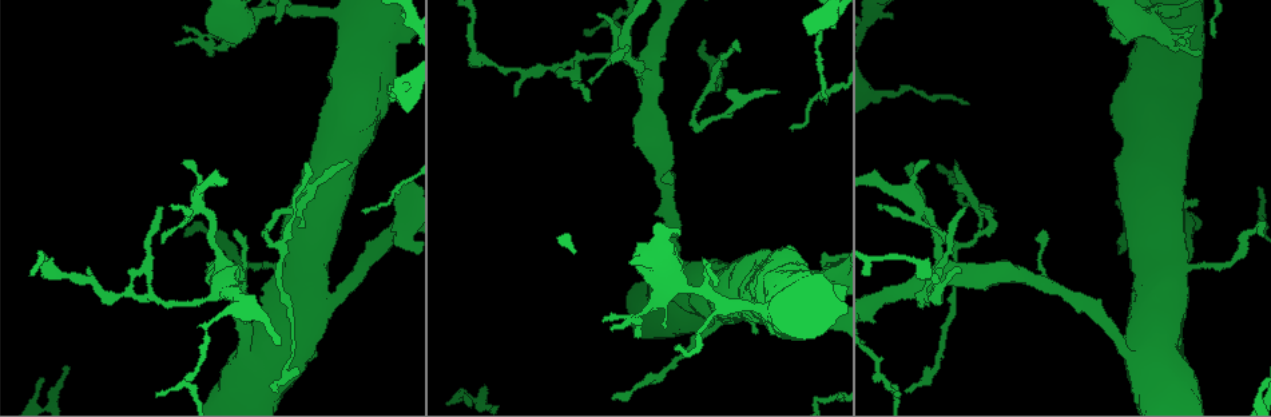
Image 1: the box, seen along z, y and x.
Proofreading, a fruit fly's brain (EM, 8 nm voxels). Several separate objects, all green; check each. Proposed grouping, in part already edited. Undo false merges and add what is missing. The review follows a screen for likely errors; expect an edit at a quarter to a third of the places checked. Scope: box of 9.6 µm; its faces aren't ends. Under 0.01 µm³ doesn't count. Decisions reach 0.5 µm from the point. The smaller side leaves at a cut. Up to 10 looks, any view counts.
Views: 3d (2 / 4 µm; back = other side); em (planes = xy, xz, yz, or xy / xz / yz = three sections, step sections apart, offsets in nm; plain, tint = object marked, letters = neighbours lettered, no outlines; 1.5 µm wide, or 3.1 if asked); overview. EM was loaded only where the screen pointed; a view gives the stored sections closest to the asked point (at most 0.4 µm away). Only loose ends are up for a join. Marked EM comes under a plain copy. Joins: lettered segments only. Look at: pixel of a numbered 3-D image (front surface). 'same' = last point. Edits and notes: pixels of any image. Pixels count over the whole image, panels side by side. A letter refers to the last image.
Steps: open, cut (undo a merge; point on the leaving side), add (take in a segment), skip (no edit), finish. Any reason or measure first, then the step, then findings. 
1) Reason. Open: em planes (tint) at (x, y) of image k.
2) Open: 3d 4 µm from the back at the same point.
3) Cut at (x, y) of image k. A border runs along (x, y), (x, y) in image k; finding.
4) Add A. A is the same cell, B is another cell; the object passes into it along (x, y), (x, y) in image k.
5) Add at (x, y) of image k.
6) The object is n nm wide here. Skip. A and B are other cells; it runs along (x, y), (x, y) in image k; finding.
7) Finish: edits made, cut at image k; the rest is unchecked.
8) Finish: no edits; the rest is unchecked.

Three-way junction. Open: em planes (letters) at (710, 88) of image 1.

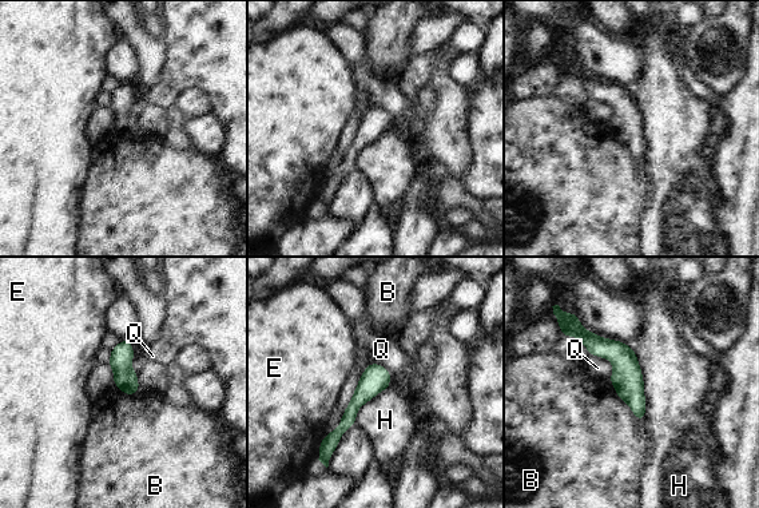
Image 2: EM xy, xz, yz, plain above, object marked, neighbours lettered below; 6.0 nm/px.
The longest contact is with H, 420 nm. Skip. B, E, H and Q are other cells; continuous, no second neuron.

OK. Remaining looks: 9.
Free end. Open: 3d 4 µm at (596, 15) of image 1.

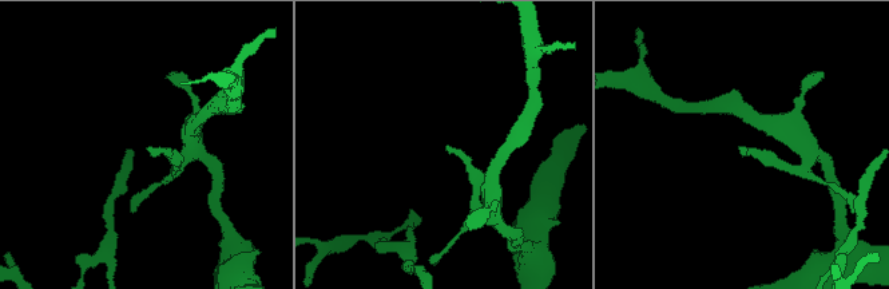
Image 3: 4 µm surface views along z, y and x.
Now the EM. Open: em yz step 8 (tint) at (447, 146) of image 3.

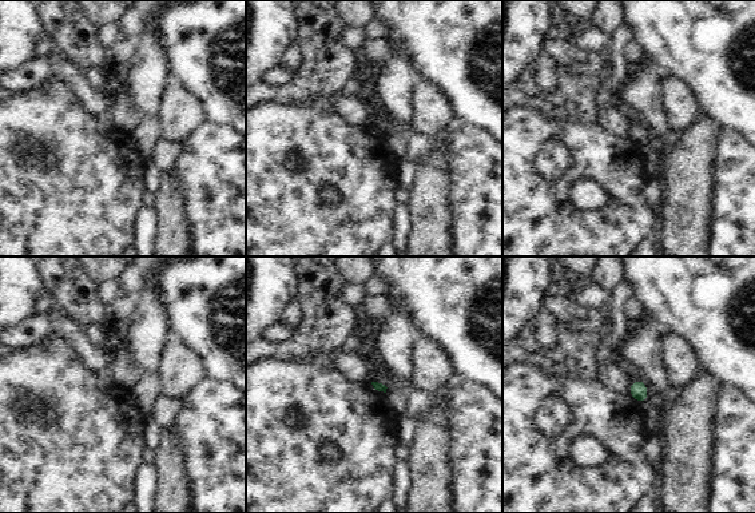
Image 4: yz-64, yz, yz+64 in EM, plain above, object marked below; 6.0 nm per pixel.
Cut it another way. Open: em planes (letters) at the same point.

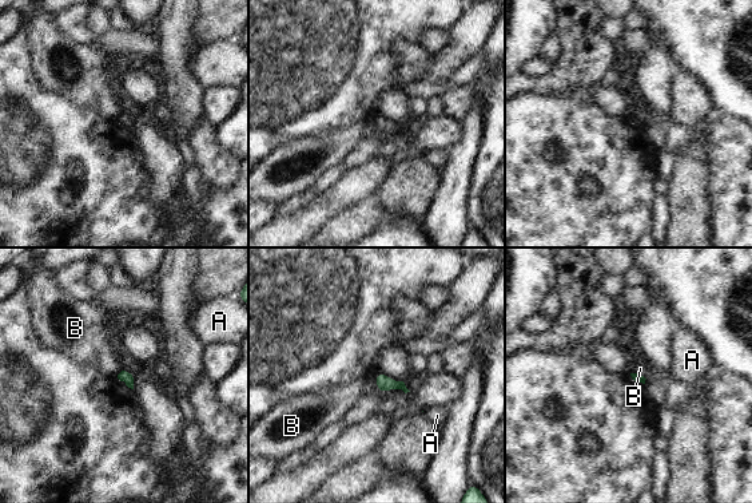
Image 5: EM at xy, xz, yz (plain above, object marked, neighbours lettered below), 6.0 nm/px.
Skip. A and B are other cells; a border runs along (373, 375), (378, 391) in image 5; none of them fits.

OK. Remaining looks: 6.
Free end. Open: em planes (letters) at (163, 242) of image 1.

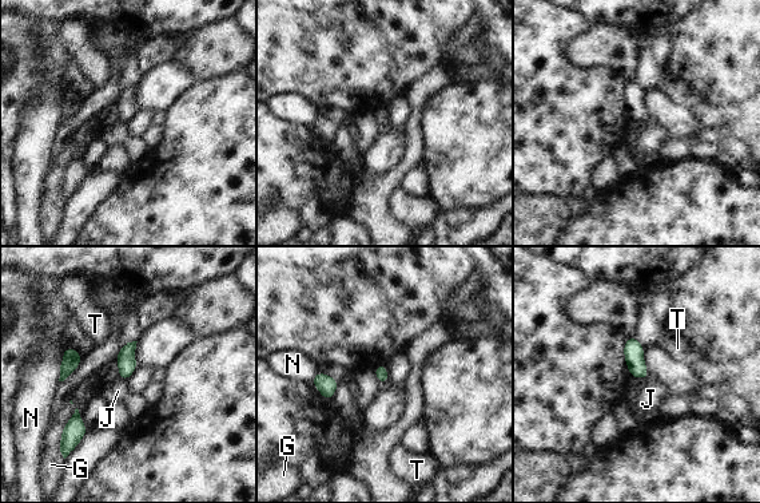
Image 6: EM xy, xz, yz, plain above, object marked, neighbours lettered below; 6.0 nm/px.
Skip. G, J, N and T are other cells; no lettered segment goes on from it.

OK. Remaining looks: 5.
Thin end. Open: em planes (letters) at (909, 389) of image 1.

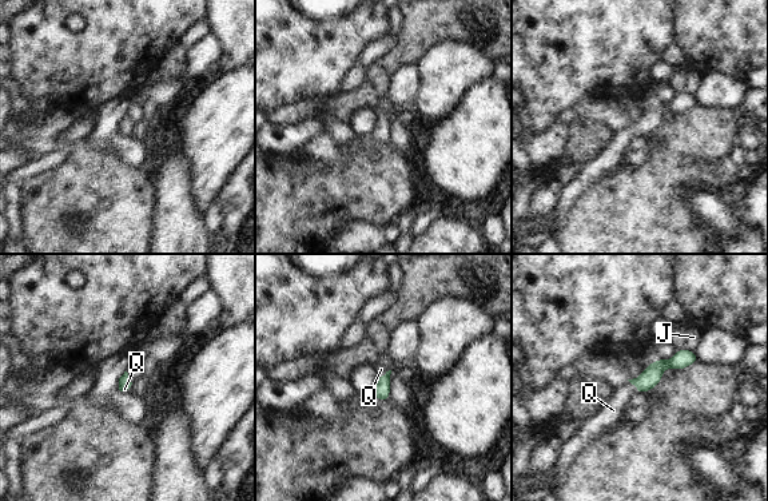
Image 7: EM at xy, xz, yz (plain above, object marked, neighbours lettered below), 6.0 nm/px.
The object is 90 nm wide here. Add Q. Q is the same cell, J is another cell; it goes on there.

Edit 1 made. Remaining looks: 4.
Finish: edits made, add at image 7; the rest is unchecked.

